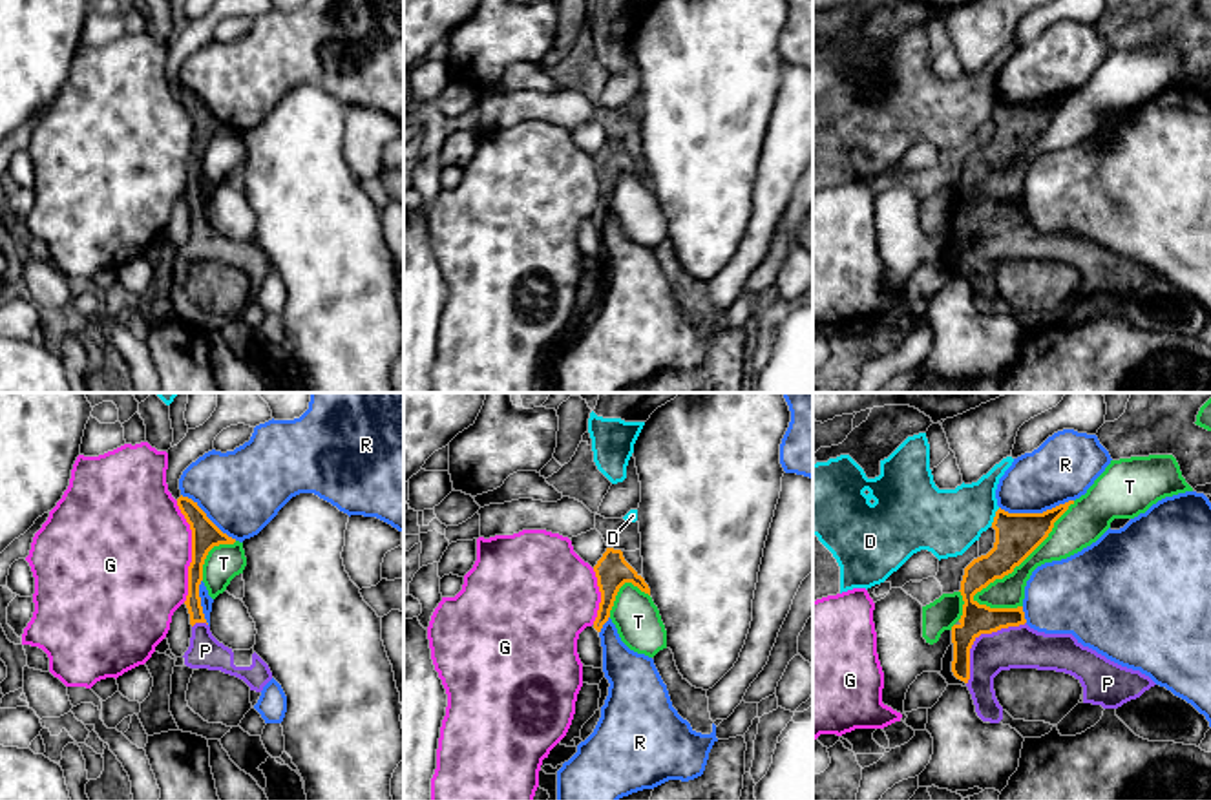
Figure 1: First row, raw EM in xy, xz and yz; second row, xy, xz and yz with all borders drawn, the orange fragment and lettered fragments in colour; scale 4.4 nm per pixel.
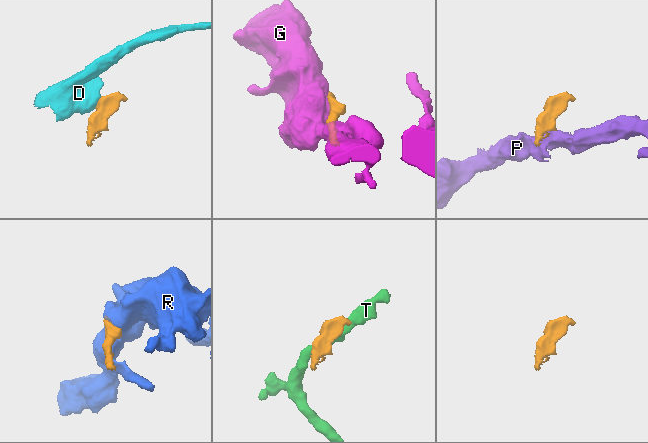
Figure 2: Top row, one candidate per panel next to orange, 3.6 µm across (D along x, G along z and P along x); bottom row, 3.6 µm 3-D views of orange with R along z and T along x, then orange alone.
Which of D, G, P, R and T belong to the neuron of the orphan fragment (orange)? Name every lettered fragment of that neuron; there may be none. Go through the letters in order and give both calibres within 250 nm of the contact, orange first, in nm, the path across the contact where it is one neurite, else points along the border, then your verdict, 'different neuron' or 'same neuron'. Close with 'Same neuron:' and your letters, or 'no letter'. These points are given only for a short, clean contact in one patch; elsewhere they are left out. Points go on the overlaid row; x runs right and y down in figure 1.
D: calibres 190 and 300 nm; border yz (1000, 508), (990, 525); different neuron
G: calibres 120 and 500 nm; different neuron
P: calibres 140 and 190 nm; way yz (976, 620), (978, 636), (1016, 647); same neuron
R: calibres 190 and 280 nm; different neuron
T: calibres 190 and 180 nm; different neuron
Same neuron: P

